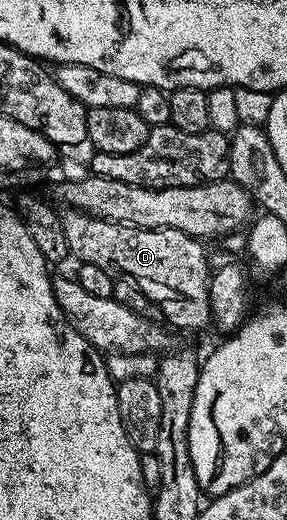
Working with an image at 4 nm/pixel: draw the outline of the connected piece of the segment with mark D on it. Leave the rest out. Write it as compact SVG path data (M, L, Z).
M66 208L61 217L70 256L76 258L78 264L100 266L100 270L108 270L115 278L131 280L136 286L140 286L140 290L144 290L144 294L162 308L162 320L171 329L211 327L209 283L212 264L206 261L206 252L202 249L203 241L199 237L171 228L133 228L130 224L98 220L86 212L76 211L75 208Z

